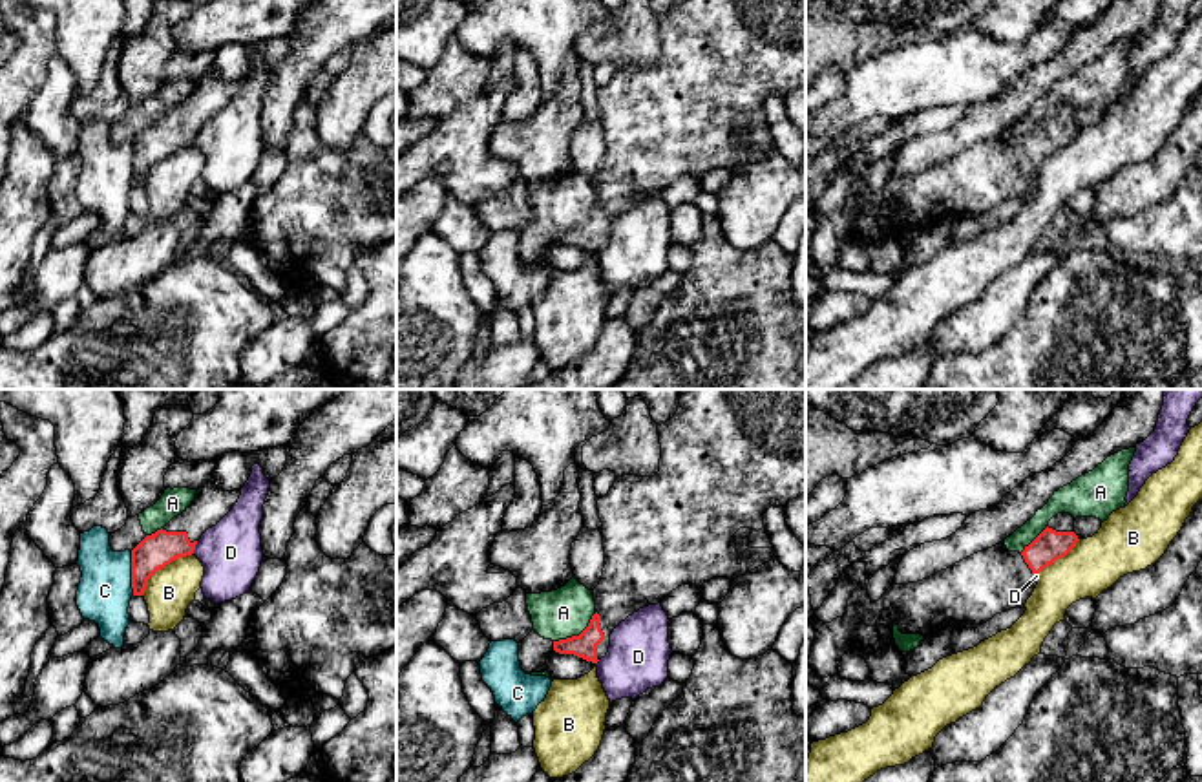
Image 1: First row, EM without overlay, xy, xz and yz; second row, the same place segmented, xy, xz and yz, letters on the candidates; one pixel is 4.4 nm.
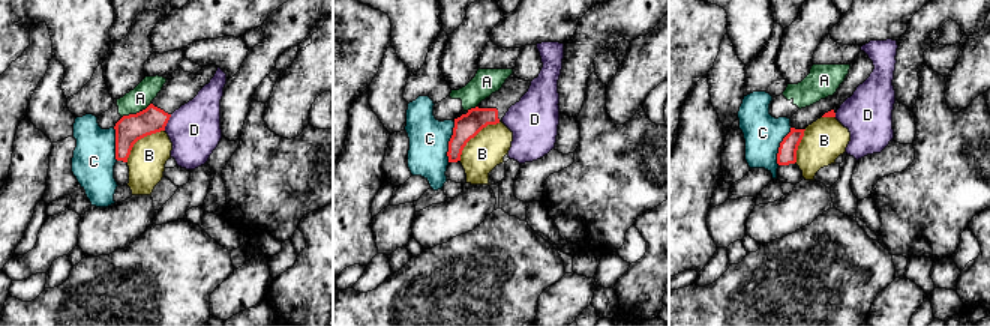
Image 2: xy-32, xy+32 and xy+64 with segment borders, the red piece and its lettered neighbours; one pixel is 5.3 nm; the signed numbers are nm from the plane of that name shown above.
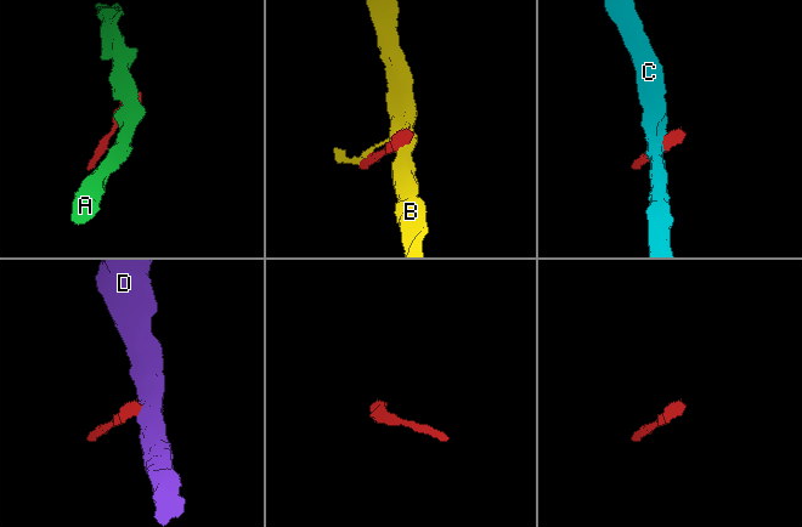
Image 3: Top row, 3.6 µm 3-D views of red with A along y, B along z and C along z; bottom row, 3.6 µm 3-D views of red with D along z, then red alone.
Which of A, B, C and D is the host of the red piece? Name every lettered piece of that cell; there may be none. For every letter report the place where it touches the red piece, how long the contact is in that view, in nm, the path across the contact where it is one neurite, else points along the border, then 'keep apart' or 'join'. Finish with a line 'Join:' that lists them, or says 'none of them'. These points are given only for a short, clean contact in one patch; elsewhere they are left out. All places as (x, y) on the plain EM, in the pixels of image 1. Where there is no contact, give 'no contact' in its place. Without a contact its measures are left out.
A: contact xz (576, 227); length 240 nm; border xz (596, 203), (578, 225), (554, 232); keep apart
B: contact xy (163, 158); length 300 nm; keep apart
C: contact xy (132, 165); length 190 nm; border xy (130, 143), (130, 178), (134, 185); keep apart
D: contact xy (194, 137); length 60 nm; border xy (198, 132), (192, 143); keep apart
Join: none of them

